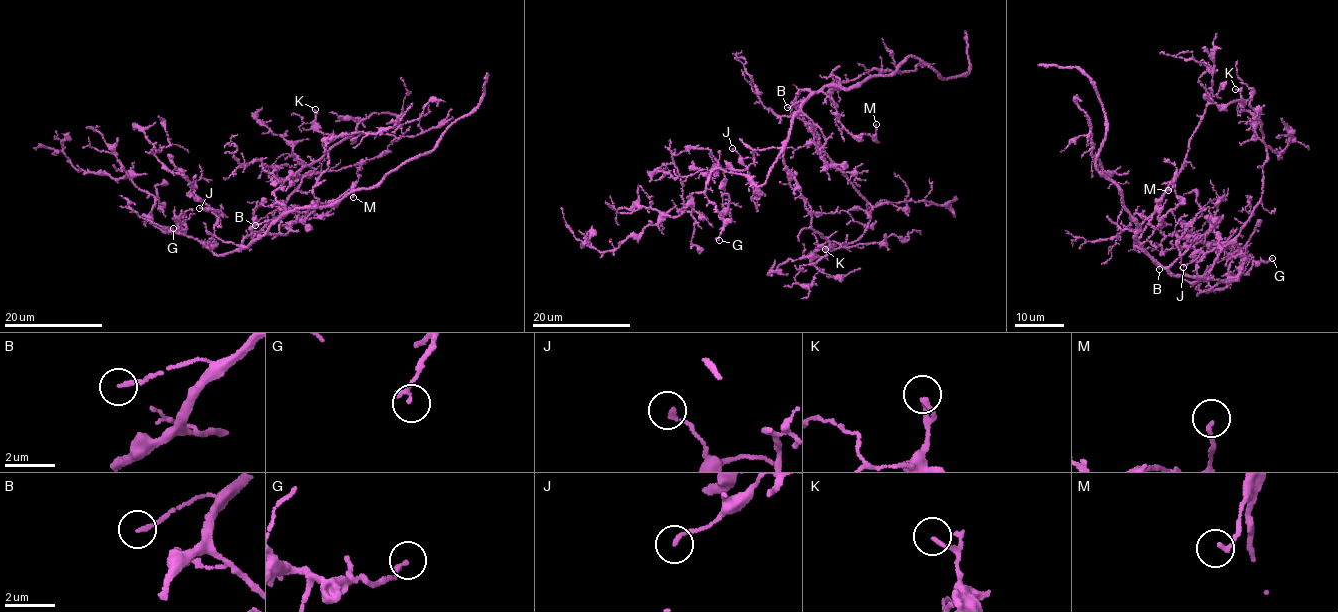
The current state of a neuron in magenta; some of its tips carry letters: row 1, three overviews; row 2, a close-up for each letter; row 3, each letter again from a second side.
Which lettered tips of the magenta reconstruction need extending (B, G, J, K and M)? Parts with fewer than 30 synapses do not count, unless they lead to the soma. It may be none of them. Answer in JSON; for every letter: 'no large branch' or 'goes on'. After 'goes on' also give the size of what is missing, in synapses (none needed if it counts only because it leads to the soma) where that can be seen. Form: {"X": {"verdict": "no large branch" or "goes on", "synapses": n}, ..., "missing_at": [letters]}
{"B": {"verdict": "no large branch"}, "G": {"verdict": "no large branch"}, "J": {"verdict": "no large branch"}, "K": {"verdict": "no large branch"}, "M": {"verdict": "no large branch"}, "missing_at": []}

